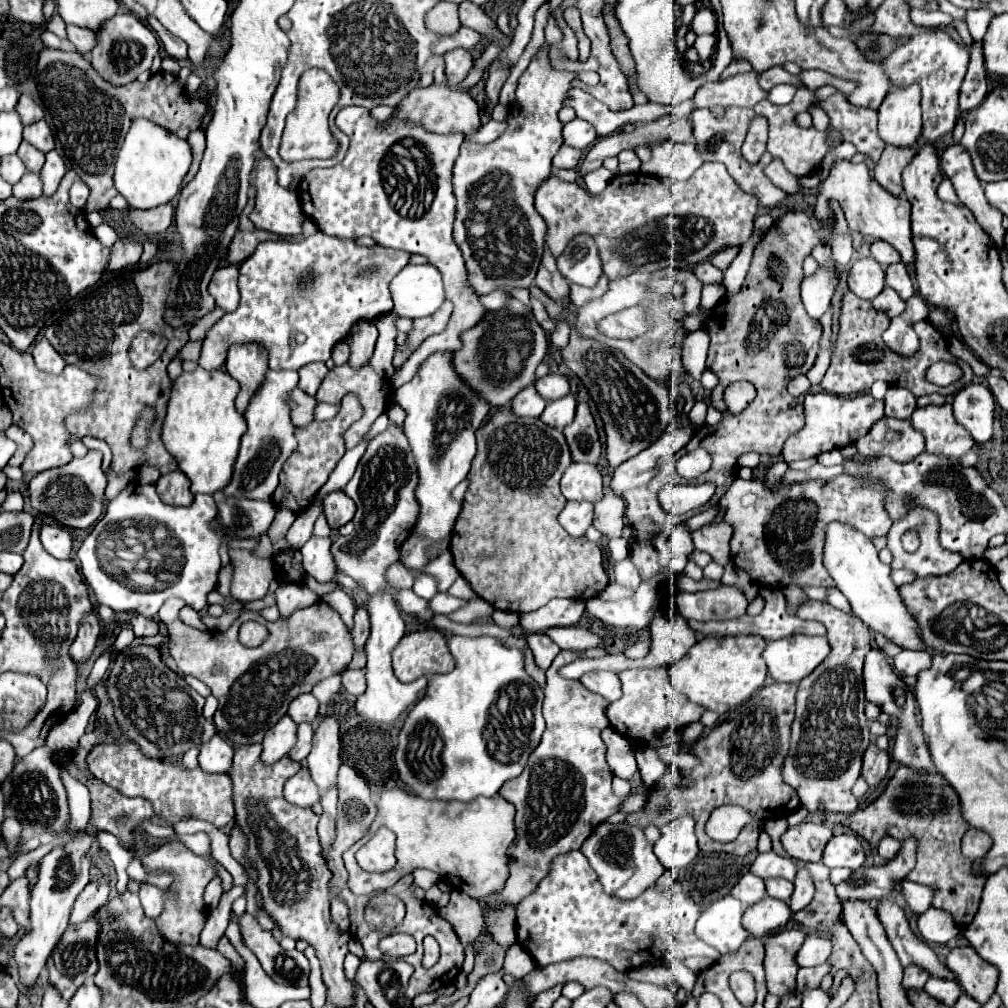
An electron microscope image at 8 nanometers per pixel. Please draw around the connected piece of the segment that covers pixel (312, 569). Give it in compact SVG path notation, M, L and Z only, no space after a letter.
M312 536L306 546L300 548L304 556L304 570L314 576L318 582L330 582L334 576L334 562L330 554L330 538Z

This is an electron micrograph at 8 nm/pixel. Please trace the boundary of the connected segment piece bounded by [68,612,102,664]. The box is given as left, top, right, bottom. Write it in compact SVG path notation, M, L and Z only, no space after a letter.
M92 612L90 616L86 616L82 620L78 636L68 650L70 658L74 658L74 664L86 664L90 660L90 656L92 656L98 640L100 640L100 634L102 634L100 618L96 612Z

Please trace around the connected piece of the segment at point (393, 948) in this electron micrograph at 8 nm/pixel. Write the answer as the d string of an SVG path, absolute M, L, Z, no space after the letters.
M390 934L390 936L384 936L384 938L380 940L378 948L380 948L382 954L386 954L386 956L402 958L402 956L414 954L416 942L414 942L414 938L408 936L408 934Z

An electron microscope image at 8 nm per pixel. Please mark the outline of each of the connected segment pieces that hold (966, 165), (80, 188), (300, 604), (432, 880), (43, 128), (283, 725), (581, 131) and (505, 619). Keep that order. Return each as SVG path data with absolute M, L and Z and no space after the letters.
M960 142L950 144L940 158L940 166L942 172L952 180L960 202L968 206L968 210L976 216L976 220L992 236L992 240L1002 246L1006 234L1006 230L1002 228L1002 214L986 202L982 182L972 168L972 160L966 148L962 148Z
M76 180L70 188L70 202L76 206L76 208L84 208L86 204L86 198L88 198L90 190L86 188L86 184L82 184L82 180Z
M284 582L278 586L278 610L280 618L290 616L294 610L306 608L318 600L318 594L312 592L306 584Z
M416 870L412 876L414 876L414 884L424 888L424 890L430 890L440 880L440 876L430 872L430 870Z
M38 120L30 126L24 126L24 140L42 152L50 152L54 148L54 136L46 120Z
M284 716L264 736L264 742L262 742L262 746L264 746L262 762L264 764L274 764L280 758L284 758L290 752L290 748L294 748L296 734L298 734L298 724L294 724L294 720L290 720L290 716Z
M574 118L572 122L564 124L564 144L568 146L574 146L574 148L588 148L598 136L596 136L596 130L592 124L588 124L586 120L580 120L580 118Z
M496 610L494 614L492 614L492 618L496 620L496 624L500 626L500 628L510 628L510 626L514 626L514 624L518 624L518 614L514 614L514 612L504 612L504 610Z

